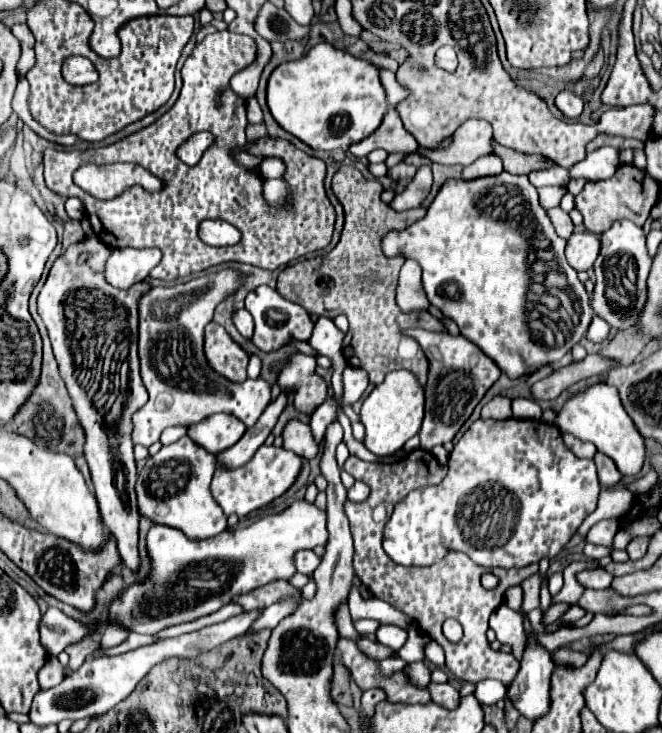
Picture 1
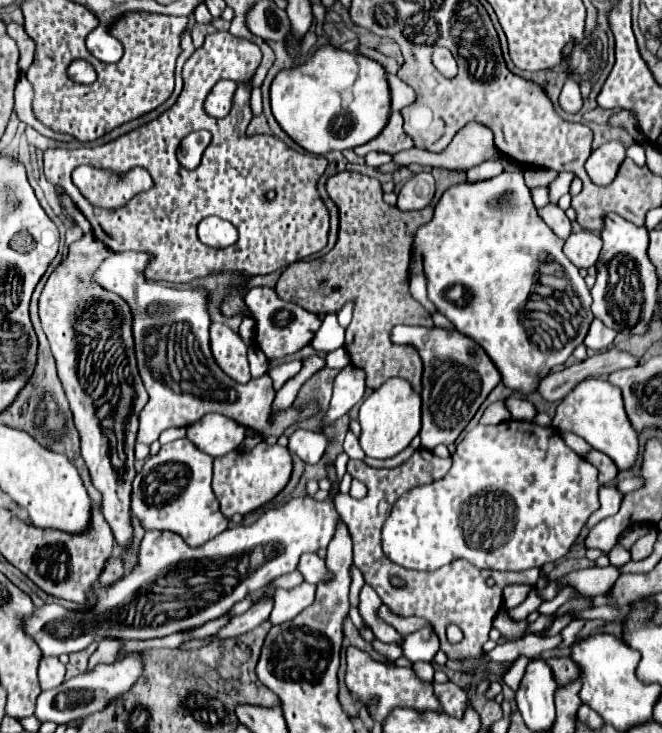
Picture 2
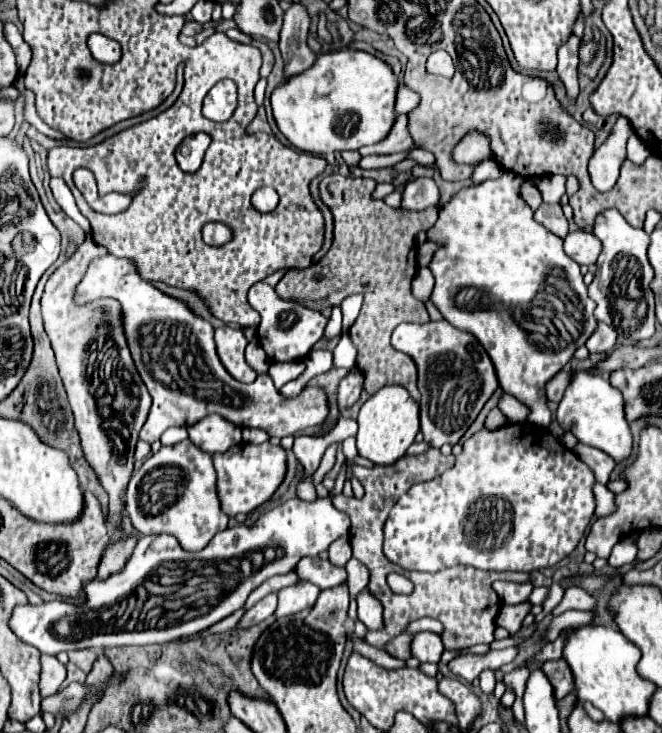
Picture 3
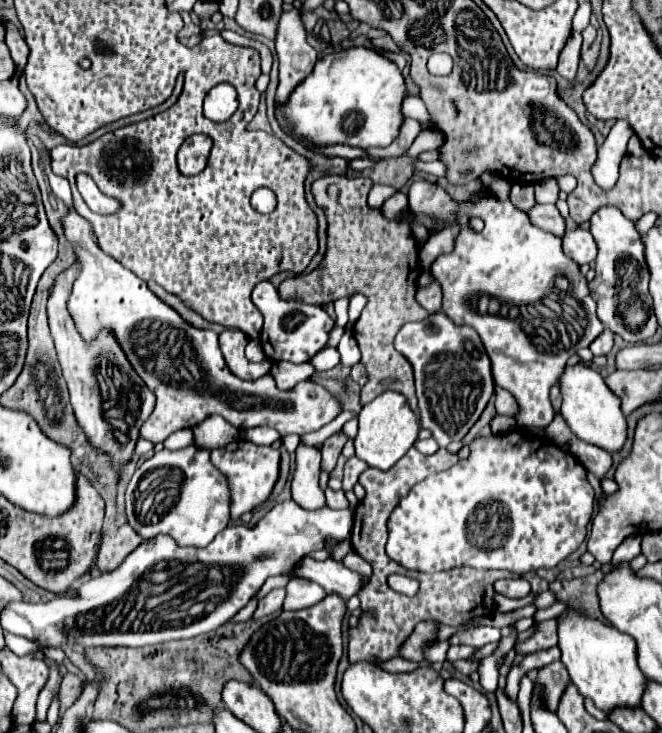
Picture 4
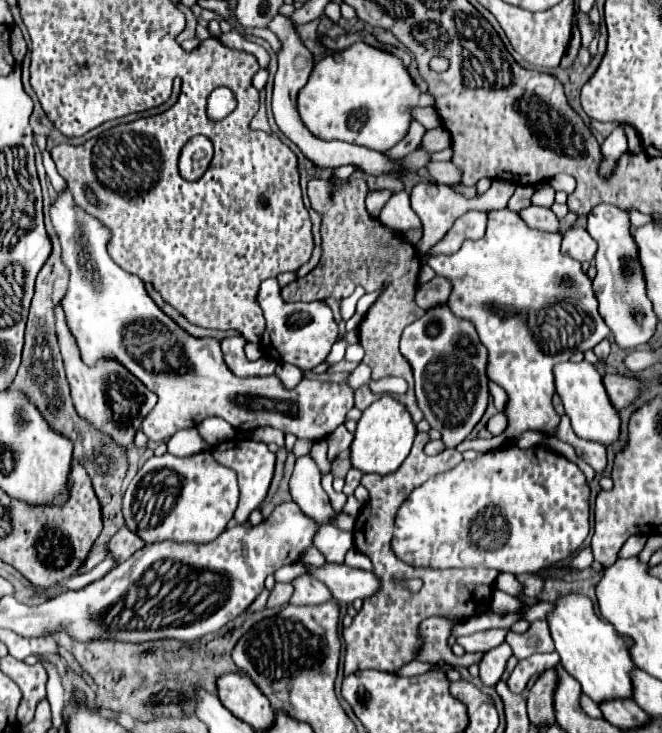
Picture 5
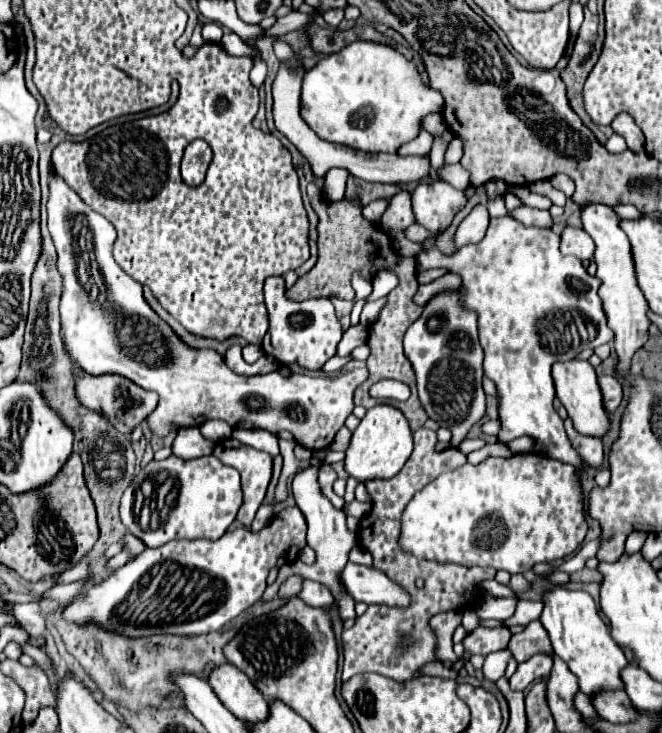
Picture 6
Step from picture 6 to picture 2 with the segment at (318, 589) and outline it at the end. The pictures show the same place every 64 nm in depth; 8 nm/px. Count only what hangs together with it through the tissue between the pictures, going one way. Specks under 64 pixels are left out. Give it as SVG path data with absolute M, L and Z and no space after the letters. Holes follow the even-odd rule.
M302 582L296 588L290 590L276 590L276 600L274 600L274 610L270 614L272 625L281 624L282 622L294 618L298 612L302 612L306 606L314 602L314 584Z

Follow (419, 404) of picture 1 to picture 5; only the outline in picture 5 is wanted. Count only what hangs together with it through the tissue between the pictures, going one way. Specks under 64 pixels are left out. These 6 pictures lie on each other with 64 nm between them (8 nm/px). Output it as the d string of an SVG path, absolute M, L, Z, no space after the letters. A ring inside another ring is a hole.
M380 396L372 406L364 410L358 422L354 442L350 446L350 464L362 474L380 474L380 476L392 474L402 466L402 462L410 454L414 436L416 426L410 420L406 408L402 408L402 404L396 402L392 396Z

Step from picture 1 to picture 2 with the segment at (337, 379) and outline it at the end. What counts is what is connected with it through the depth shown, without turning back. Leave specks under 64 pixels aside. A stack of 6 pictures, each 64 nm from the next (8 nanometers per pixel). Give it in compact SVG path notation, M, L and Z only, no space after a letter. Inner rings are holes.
M328 314L322 322L322 330L318 330L318 336L314 336L312 346L318 352L332 352L336 348L340 348L344 344L344 328L338 324L338 316L336 314Z

